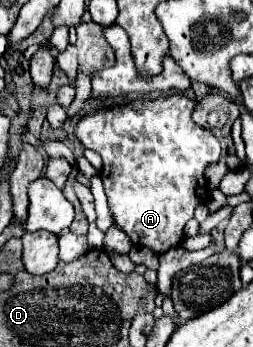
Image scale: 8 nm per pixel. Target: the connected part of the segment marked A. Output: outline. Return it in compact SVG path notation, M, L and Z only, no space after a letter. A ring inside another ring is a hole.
M184 94L162 96L156 100L134 100L122 108L90 112L76 128L78 140L86 148L98 152L104 160L100 176L116 226L128 234L134 246L146 246L156 254L162 254L182 242L184 224L194 216L194 208L208 200L204 168L220 158L220 142L212 132L192 122L192 108L194 100Z

